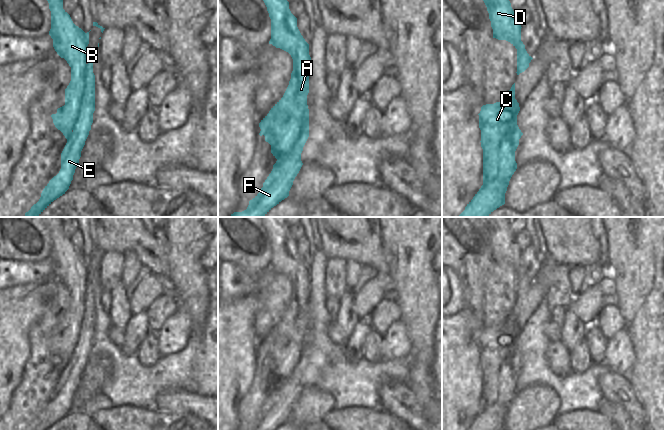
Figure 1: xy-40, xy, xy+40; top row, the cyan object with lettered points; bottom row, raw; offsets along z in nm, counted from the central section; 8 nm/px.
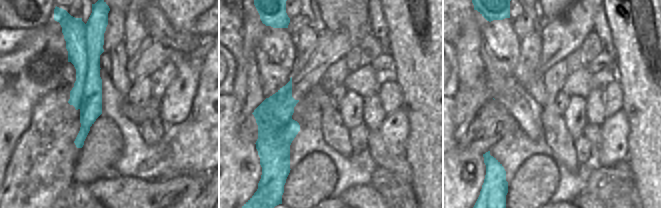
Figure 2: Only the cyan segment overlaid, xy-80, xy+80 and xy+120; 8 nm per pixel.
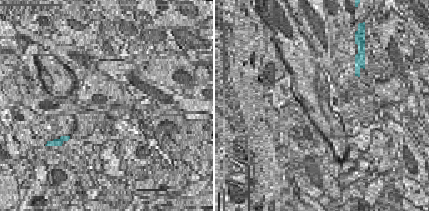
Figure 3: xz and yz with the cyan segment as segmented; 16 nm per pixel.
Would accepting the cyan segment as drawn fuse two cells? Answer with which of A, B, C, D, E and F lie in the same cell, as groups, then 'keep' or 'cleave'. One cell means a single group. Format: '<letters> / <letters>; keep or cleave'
A B C D / E F; cleave

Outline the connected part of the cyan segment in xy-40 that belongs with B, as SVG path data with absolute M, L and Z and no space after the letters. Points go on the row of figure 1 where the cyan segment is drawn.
M47 0L51 11L53 47L71 67L71 81L65 89L65 105L52 114L55 127L68 140L77 125L87 77L87 33L76 26L63 9L63 0Z

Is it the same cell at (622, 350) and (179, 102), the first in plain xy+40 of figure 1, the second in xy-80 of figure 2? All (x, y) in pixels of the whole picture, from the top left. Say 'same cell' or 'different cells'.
same cell

